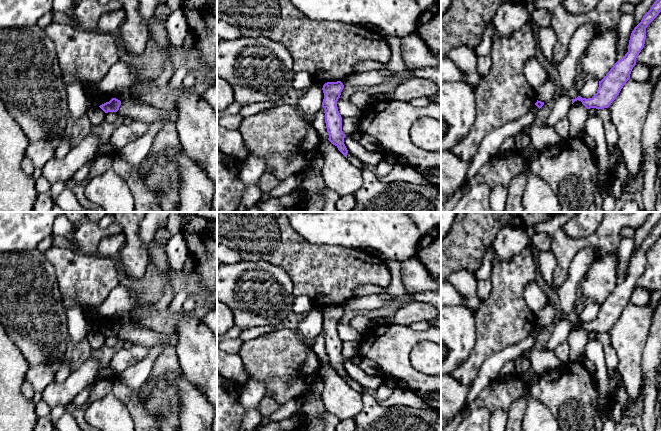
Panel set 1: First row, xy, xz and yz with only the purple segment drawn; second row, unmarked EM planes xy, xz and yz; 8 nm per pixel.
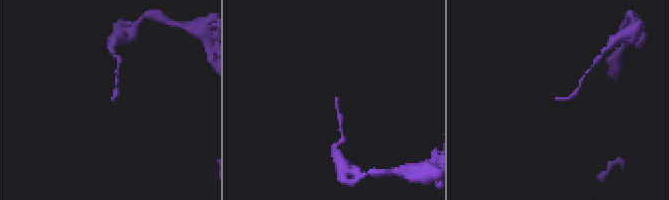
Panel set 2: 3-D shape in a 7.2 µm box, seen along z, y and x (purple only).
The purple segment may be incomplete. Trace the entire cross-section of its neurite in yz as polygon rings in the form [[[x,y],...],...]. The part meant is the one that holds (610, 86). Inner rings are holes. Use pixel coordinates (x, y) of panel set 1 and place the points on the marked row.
[[[656,0],[631,33],[628,52],[622,59],[618,60],[606,76],[599,81],[597,93],[588,99],[578,96],[572,99],[572,104],[579,100],[587,109],[596,108],[598,110],[610,106],[619,95],[623,86],[630,79],[631,71],[636,65],[636,58],[645,44],[646,28],[660,12],[661,0]]]

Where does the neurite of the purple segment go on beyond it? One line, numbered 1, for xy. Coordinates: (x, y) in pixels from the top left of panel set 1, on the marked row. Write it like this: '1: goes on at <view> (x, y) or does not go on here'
1: does not go on here

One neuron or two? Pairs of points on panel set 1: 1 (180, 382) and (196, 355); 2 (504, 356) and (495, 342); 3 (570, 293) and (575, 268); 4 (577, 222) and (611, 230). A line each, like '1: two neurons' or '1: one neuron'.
1: two neurons
2: two neurons
3: one neuron
4: two neurons

